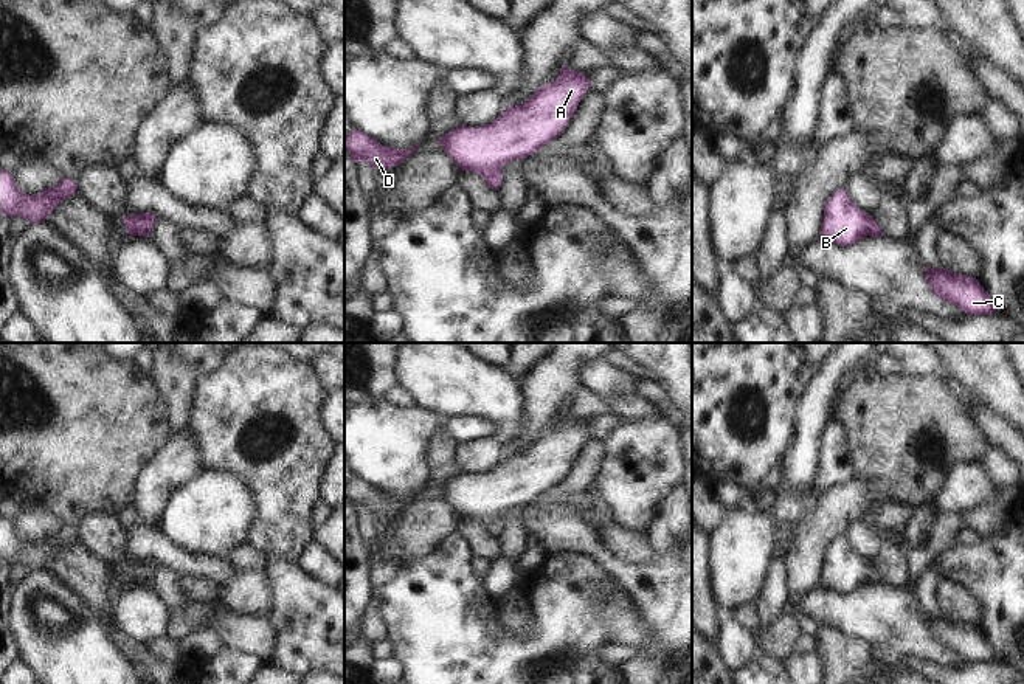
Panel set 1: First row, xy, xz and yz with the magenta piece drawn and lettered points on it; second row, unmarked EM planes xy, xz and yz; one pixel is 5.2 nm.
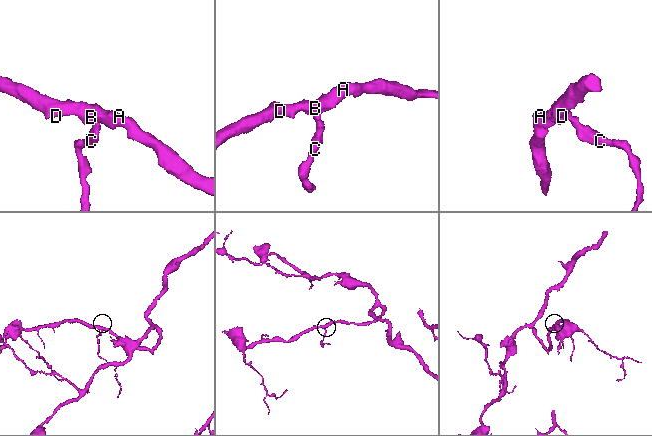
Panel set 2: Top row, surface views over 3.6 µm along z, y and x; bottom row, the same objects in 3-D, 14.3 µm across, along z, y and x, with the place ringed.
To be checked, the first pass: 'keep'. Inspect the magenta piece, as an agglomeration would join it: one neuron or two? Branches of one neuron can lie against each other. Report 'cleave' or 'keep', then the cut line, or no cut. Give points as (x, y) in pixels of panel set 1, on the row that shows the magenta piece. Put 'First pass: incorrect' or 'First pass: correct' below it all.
keep; no cut
First pass: correct

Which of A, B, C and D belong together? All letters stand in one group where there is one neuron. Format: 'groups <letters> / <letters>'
groups A B C D

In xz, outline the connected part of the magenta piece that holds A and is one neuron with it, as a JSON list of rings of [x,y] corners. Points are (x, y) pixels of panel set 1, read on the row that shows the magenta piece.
[[[565,65],[552,84],[543,84],[521,105],[509,104],[490,124],[459,126],[438,141],[461,171],[479,174],[498,191],[503,183],[501,168],[534,155],[557,138],[590,87],[590,79],[582,71]]]

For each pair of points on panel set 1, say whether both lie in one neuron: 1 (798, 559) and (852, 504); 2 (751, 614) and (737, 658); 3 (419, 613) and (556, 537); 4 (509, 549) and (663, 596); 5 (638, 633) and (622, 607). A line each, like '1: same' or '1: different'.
1: same
2: different
3: different
4: different
5: same

